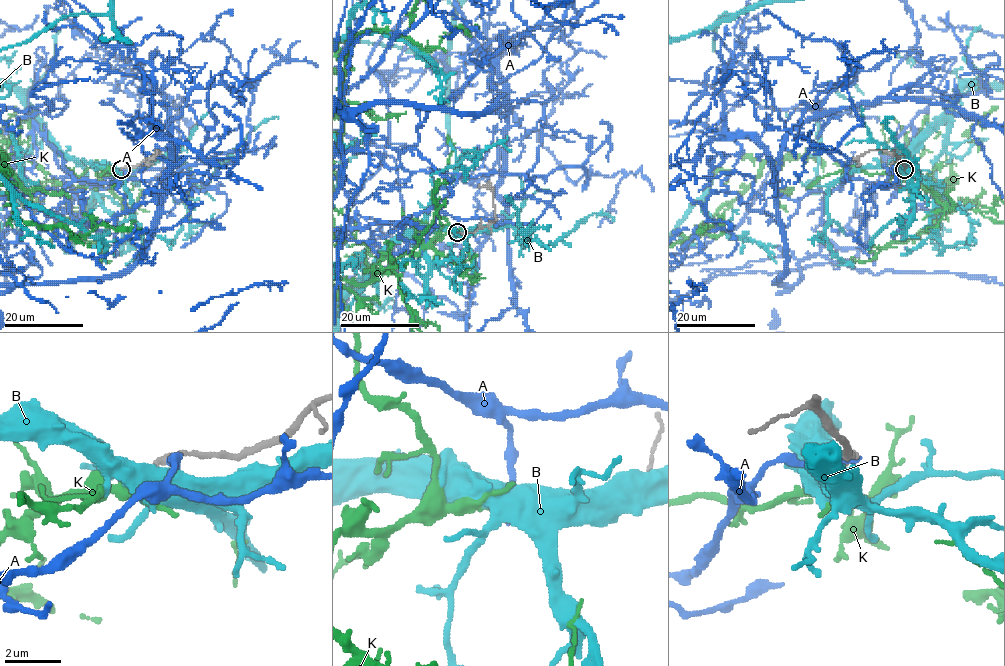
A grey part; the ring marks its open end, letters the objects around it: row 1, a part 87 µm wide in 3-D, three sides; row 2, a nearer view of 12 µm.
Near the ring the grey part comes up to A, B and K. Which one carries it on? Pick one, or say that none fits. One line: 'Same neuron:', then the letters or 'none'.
Same neuron: K

